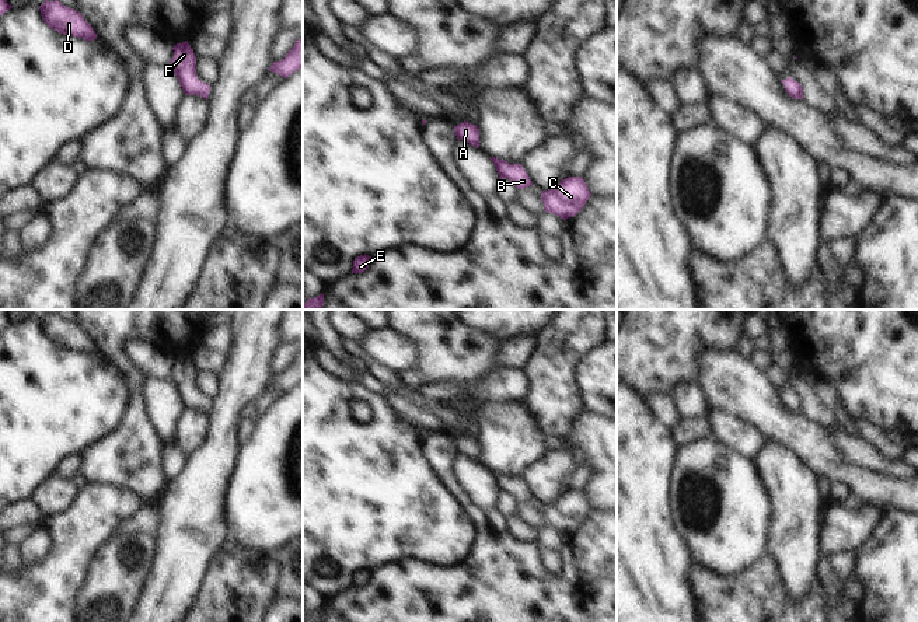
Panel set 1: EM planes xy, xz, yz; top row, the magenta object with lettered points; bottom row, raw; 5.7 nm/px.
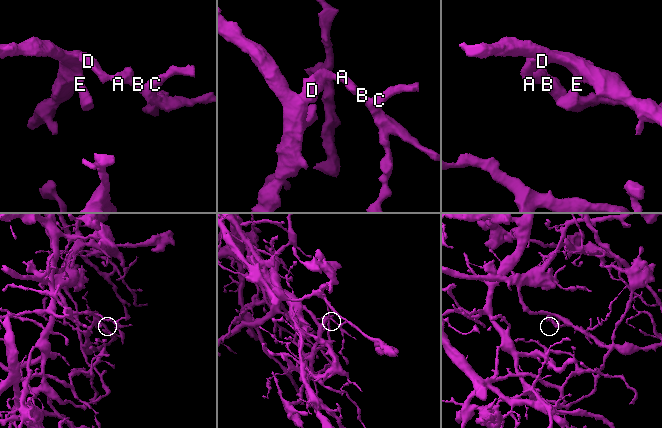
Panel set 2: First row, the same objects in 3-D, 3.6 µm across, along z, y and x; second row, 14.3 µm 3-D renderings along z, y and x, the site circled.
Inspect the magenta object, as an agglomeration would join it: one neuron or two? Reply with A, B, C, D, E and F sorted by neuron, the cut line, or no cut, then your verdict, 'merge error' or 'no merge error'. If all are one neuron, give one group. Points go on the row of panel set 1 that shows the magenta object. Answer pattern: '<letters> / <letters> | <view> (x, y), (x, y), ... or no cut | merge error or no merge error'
A B C D E F | no cut | no merge error

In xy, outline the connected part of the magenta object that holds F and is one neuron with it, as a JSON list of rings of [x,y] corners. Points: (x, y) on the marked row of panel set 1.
[[[188,41],[177,43],[172,48],[174,57],[170,62],[170,67],[177,76],[179,85],[186,95],[199,95],[206,101],[210,92],[210,84],[199,81],[196,77],[196,56]]]

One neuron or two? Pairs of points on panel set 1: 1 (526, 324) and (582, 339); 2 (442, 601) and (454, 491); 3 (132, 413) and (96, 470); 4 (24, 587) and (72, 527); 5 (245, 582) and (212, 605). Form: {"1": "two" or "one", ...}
{"1": "two", "2": "one", "3": "one", "4": "one", "5": "one"}

